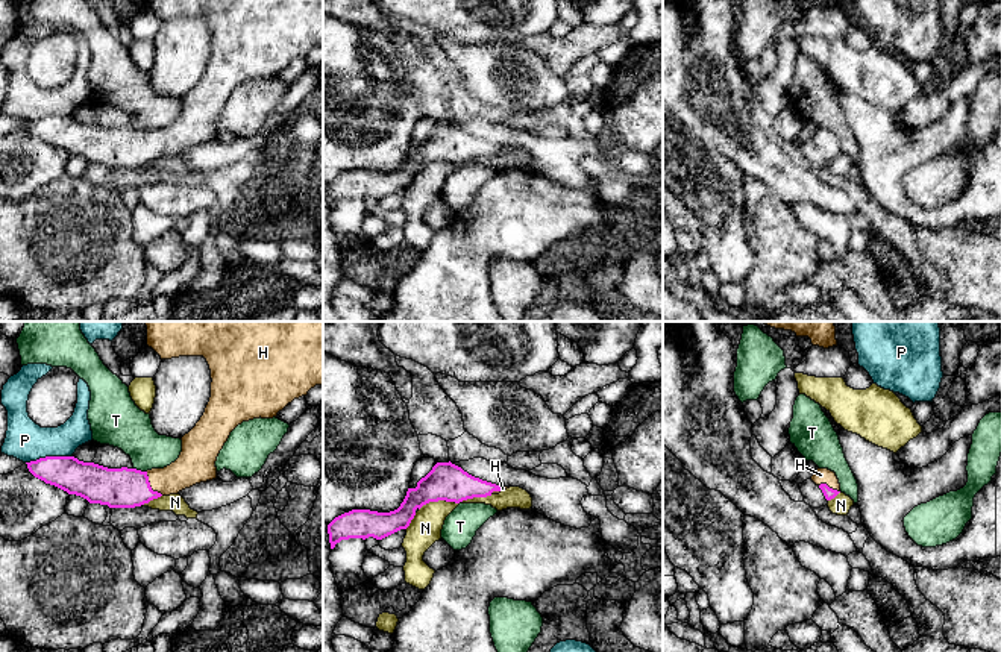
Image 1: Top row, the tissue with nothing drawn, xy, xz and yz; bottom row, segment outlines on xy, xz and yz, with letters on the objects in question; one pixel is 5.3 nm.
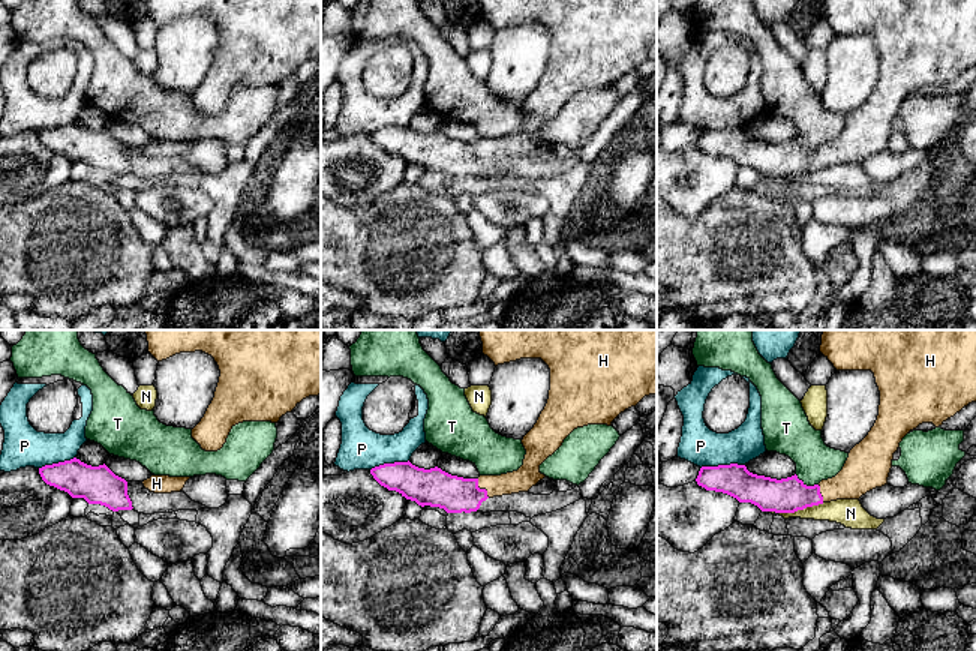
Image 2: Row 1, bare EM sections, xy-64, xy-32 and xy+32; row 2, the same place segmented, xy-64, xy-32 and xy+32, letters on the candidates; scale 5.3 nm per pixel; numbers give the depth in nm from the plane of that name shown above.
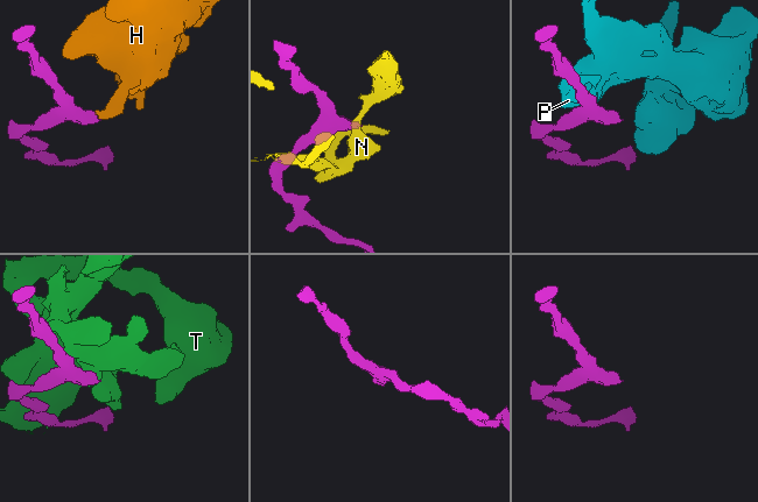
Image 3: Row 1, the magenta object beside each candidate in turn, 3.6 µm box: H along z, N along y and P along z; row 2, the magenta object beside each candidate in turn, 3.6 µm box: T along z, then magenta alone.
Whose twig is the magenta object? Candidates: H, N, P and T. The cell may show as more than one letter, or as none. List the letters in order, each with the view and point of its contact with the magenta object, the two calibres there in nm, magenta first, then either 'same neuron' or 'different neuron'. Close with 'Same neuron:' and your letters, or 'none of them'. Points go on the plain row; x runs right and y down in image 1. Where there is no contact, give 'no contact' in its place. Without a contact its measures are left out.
H: xy (149, 146) | 220/180 nm | same neuron
N: xz (455, 162) | 200/170 nm | different neuron
P: xy (49, 117) | 190/220 nm | different neuron
T: xy (140, 131) | 220/240 nm | different neuron
Same neuron: H

